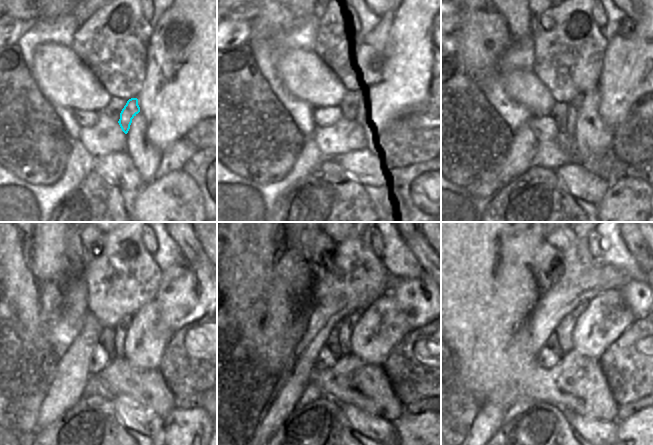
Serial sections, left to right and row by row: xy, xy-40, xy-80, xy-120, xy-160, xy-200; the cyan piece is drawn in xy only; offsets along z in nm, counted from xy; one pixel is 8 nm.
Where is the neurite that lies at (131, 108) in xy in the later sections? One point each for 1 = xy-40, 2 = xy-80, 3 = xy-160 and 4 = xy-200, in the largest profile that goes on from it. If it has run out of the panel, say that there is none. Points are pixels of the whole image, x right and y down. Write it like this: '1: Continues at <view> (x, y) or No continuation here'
1: Continues at xy-40 (350, 109)
2: Continues at xy-80 (572, 113)
3: Continues at xy-160 (345, 326)
4: Continues at xy-200 (564, 330)

